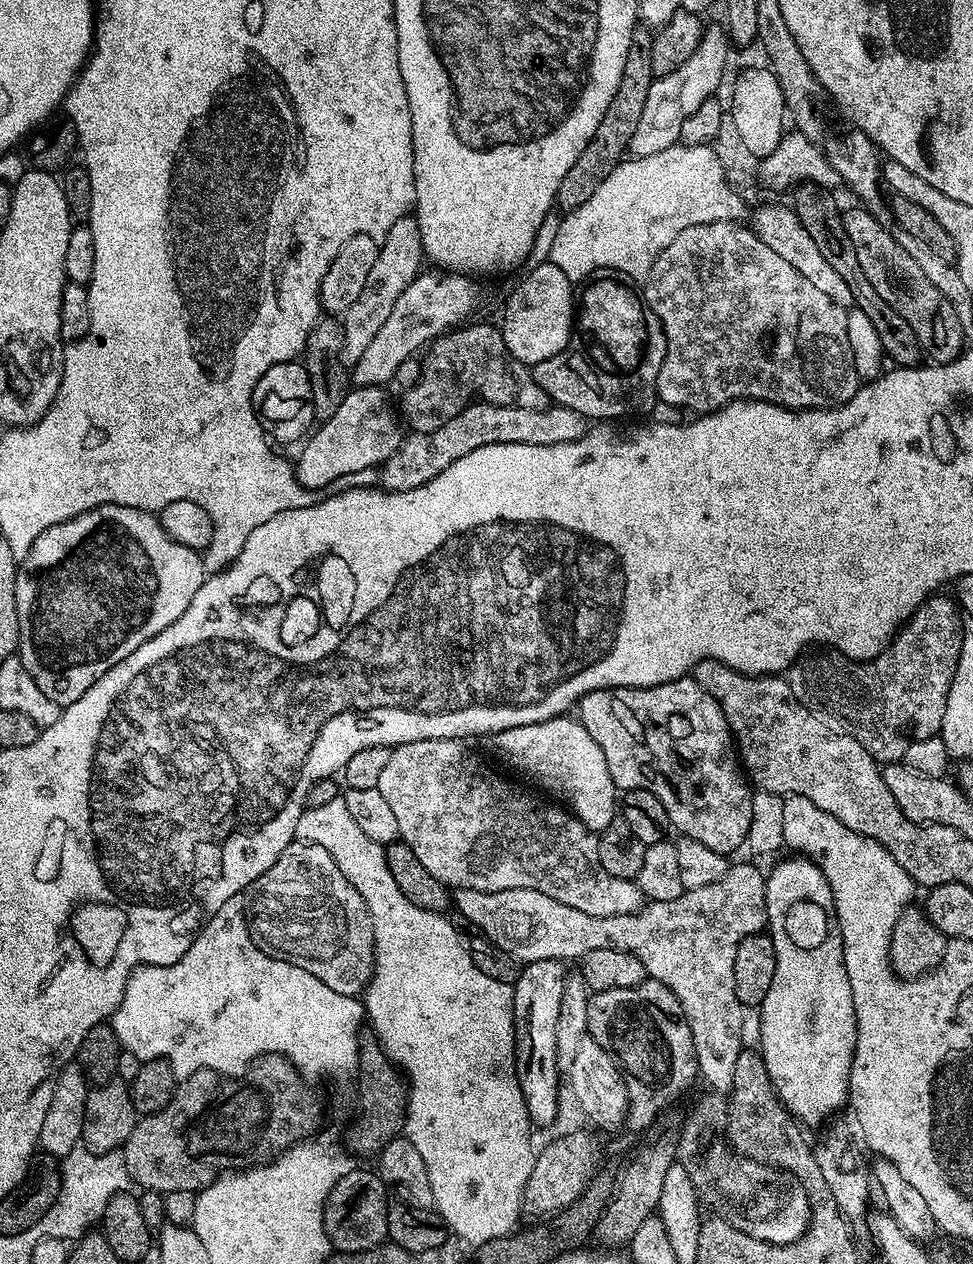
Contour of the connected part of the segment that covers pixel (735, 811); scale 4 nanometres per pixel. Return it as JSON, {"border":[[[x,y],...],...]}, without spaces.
{"border":[[[681,678],[659,684],[653,688],[603,688],[602,690],[594,690],[580,699],[578,711],[580,711],[578,713],[580,724],[588,731],[590,738],[594,738],[594,742],[598,742],[598,746],[602,746],[602,754],[606,754],[606,766],[610,766],[610,778],[614,778],[617,789],[641,788],[642,790],[650,790],[658,798],[658,802],[662,802],[662,806],[666,806],[669,825],[673,829],[676,827],[680,836],[694,838],[694,842],[702,842],[702,846],[710,846],[710,850],[733,854],[732,852],[745,847],[744,839],[750,830],[750,802],[752,801],[753,789],[750,787],[749,777],[738,759],[738,752],[734,747],[732,738],[732,729],[728,727],[726,718],[720,709],[720,703],[714,698],[710,698],[710,694],[706,694],[706,690],[702,690],[702,686],[698,686],[695,680]]]}

